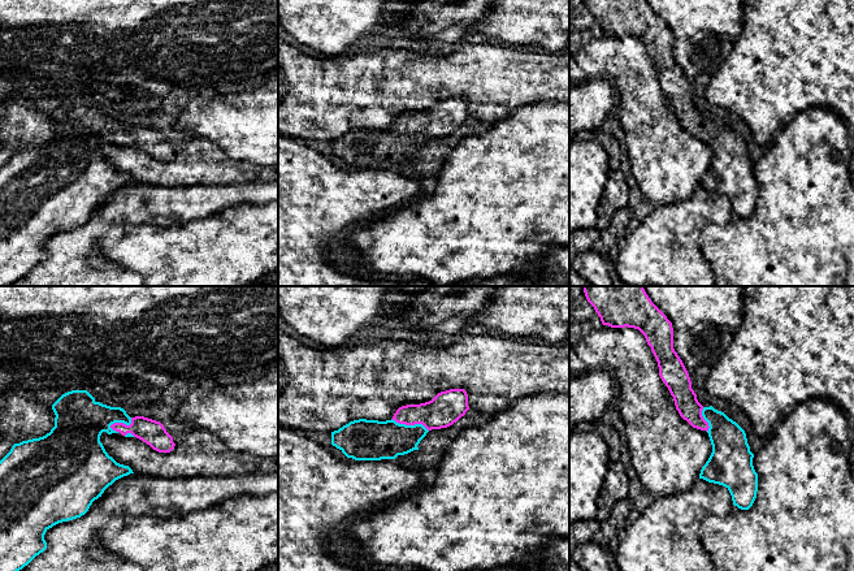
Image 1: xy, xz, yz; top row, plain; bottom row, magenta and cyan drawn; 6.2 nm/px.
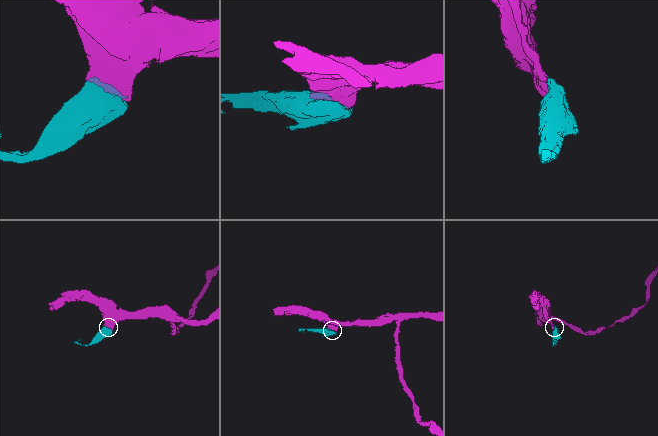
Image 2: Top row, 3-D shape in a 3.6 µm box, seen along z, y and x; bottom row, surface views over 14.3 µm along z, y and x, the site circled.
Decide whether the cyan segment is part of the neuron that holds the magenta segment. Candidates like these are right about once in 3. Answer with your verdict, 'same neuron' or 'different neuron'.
same neuron

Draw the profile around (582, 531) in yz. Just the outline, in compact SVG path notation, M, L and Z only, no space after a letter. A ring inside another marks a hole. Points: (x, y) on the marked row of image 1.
M597 518L591 520L572 522L569 524L569 559L577 546L593 540L599 525L601 522Z

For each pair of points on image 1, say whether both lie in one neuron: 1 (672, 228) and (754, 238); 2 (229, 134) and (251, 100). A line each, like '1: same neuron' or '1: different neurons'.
1: different neurons
2: same neuron

